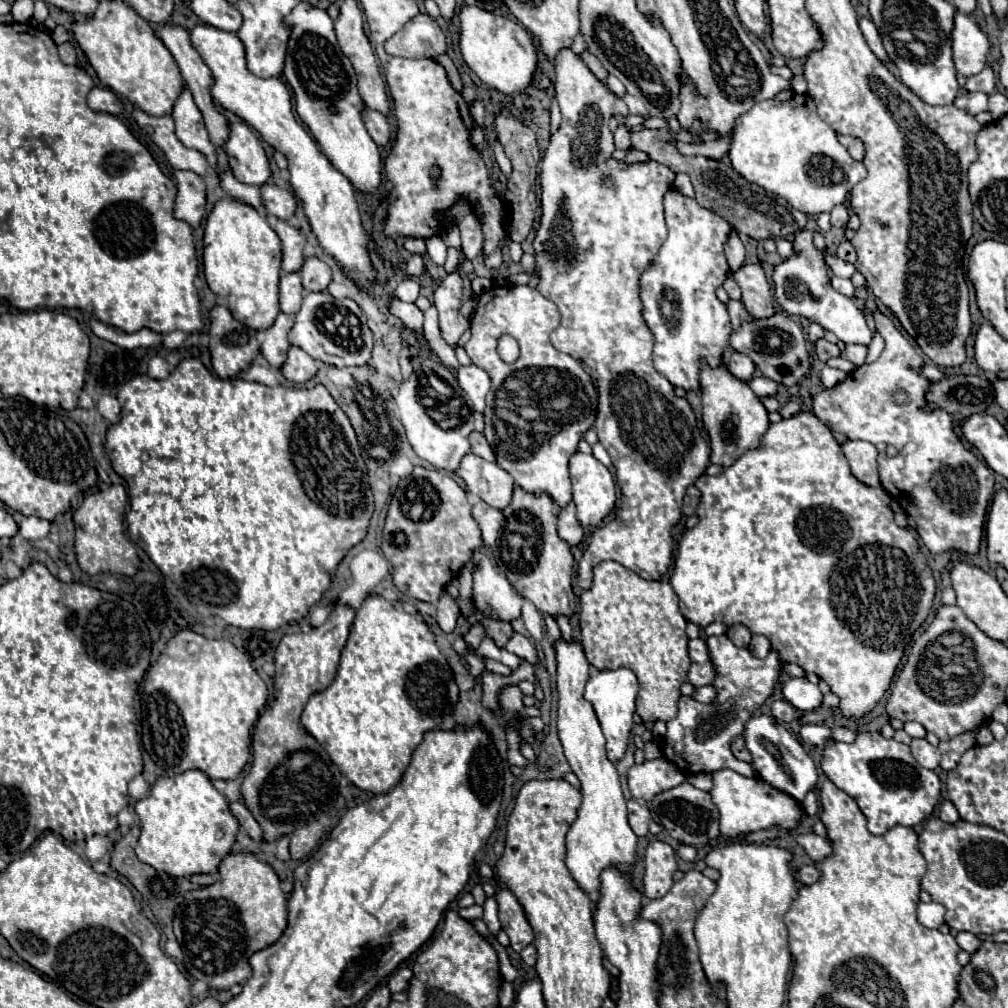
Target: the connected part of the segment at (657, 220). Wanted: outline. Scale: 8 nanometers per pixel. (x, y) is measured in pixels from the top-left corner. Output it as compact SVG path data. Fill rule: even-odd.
M562 48L556 56L556 100L560 104L562 110L562 124L560 130L550 138L550 146L544 154L542 160L542 174L540 174L540 184L542 184L542 222L540 228L536 232L534 238L534 256L536 256L536 268L540 272L540 282L538 282L538 292L542 296L546 296L550 302L554 302L562 314L560 326L552 332L550 340L554 344L556 350L566 352L570 356L574 356L576 360L580 360L580 364L586 368L586 372L590 372L590 378L594 380L596 388L598 388L598 416L596 416L596 432L600 438L600 444L606 448L606 452L612 458L612 464L616 468L616 480L620 484L622 490L622 508L616 520L610 520L608 524L604 524L598 532L592 534L590 544L580 560L580 568L578 568L578 576L576 582L580 588L588 590L590 588L590 572L596 564L604 562L604 560L614 560L630 570L634 570L638 576L646 578L646 580L660 580L664 574L668 574L670 564L672 564L672 548L674 548L674 540L670 530L680 522L682 518L682 498L686 494L686 488L692 486L710 466L710 446L706 444L706 440L700 436L700 432L696 430L696 418L694 412L688 404L686 398L678 398L674 394L674 386L672 386L672 394L670 394L670 382L656 372L656 368L652 366L652 346L654 346L654 336L650 332L650 328L646 326L644 318L642 318L642 302L640 302L640 274L648 268L648 264L654 260L654 256L658 254L658 248L664 244L668 230L664 224L664 206L662 206L662 196L664 192L670 188L670 184L674 182L674 172L670 168L666 168L664 164L658 164L656 160L650 160L646 164L634 164L634 166L624 166L622 162L612 158L614 152L614 142L612 142L612 132L606 124L606 112L624 112L626 104L620 96L616 96L606 82L598 80L592 70L584 64L582 56L576 54L572 48Z

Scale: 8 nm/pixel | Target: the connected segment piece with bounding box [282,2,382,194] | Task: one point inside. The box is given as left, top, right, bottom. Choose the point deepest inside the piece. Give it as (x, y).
(324, 83)

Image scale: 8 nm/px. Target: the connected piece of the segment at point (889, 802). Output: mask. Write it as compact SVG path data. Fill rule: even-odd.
M858 732L856 740L852 744L844 744L844 742L828 742L824 752L822 752L822 770L824 774L840 788L844 790L848 796L852 796L854 800L858 800L864 816L868 818L868 830L872 834L884 834L894 826L916 826L920 822L924 822L936 808L936 804L940 802L940 778L934 770L922 768L910 748L902 742L896 742L894 738L886 740L880 732Z

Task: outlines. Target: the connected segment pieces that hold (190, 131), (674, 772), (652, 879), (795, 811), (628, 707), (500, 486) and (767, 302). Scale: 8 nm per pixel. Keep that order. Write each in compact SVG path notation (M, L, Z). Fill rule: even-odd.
M184 88L182 94L178 96L174 110L172 110L172 118L176 122L178 140L186 148L194 148L194 150L202 152L208 158L208 164L212 168L216 168L214 146L210 144L210 138L208 138L208 132L206 132L206 126L204 126L204 118L200 114L198 106L194 104L194 98L192 98L188 88Z
M664 756L656 760L646 760L640 766L628 770L628 786L632 798L652 802L656 794L678 786L684 780L684 774Z
M652 842L646 850L646 874L644 892L648 898L662 898L672 888L672 876L676 872L676 854L666 842Z
M720 770L714 774L714 786L710 794L714 804L720 810L720 832L732 838L748 832L758 832L764 828L772 828L772 826L782 826L792 830L804 820L802 808L798 808L796 800L782 798L778 790L770 788L762 780L738 776L732 770Z
M616 668L616 670L598 670L590 676L586 682L586 700L592 702L596 716L600 720L600 726L606 736L606 750L612 762L620 760L626 752L630 728L632 728L632 718L634 718L634 700L638 694L638 680L636 674L630 668Z
M466 454L458 468L458 476L464 480L470 494L480 496L498 510L504 510L512 500L514 478L496 462L486 462L476 454Z
M746 264L742 272L734 272L732 278L742 288L742 302L754 318L770 318L776 314L774 294L760 264Z

